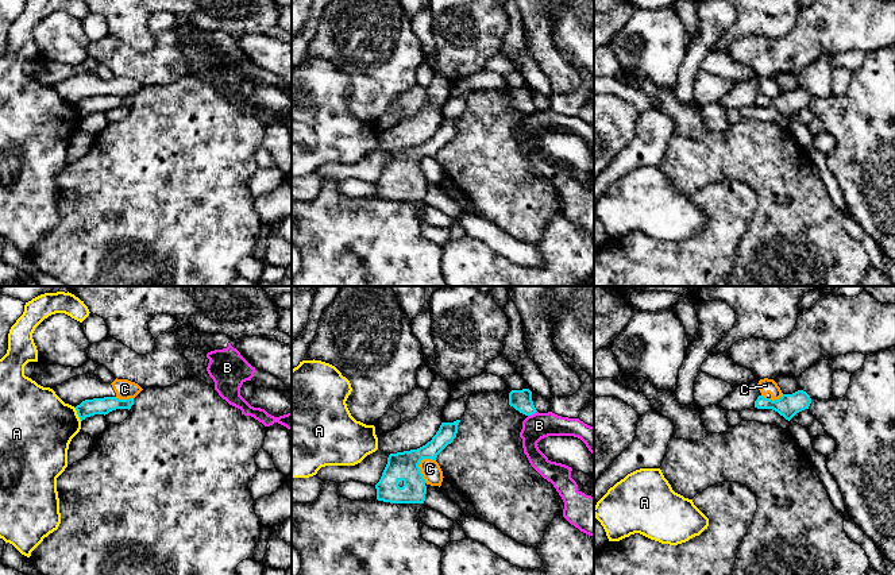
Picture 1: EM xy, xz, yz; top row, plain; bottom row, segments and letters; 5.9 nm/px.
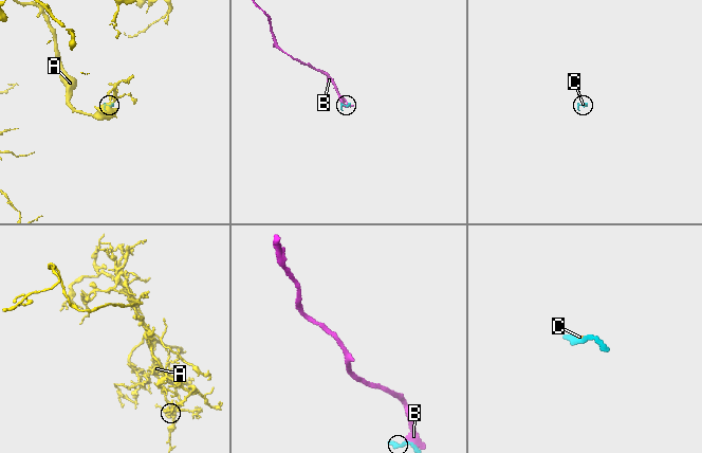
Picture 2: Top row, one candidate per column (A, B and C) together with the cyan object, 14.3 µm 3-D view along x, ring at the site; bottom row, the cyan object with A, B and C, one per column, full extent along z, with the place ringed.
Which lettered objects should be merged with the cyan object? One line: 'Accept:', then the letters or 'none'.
Accept: none

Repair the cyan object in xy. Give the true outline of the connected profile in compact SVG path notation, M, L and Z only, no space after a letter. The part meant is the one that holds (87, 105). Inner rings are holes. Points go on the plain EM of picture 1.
M104 94L104 96L93 96L85 97L80 103L76 104L77 112L80 117L85 117L86 115L94 112L108 112L116 107L131 107L134 103L134 96L119 97L116 94Z

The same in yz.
M798 88L792 92L783 92L775 99L759 93L755 99L755 105L772 107L790 119L796 111L809 107L810 101L810 93L803 88Z

